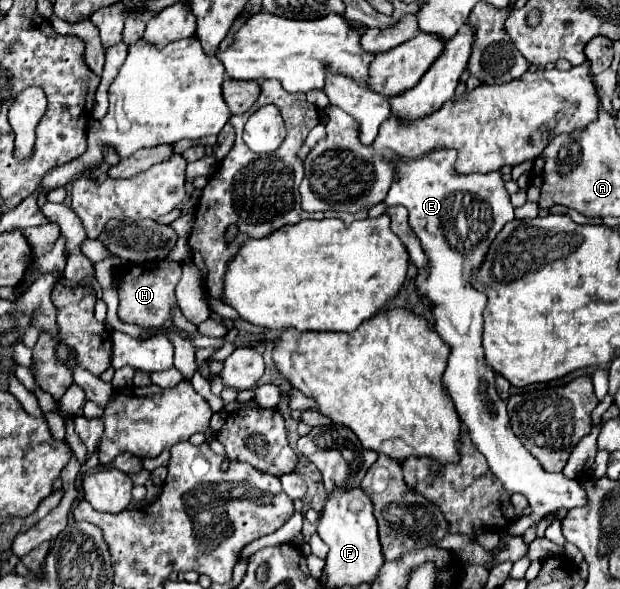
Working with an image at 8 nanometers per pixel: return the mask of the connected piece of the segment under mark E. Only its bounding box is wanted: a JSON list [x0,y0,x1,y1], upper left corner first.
[368,150,587,534]

